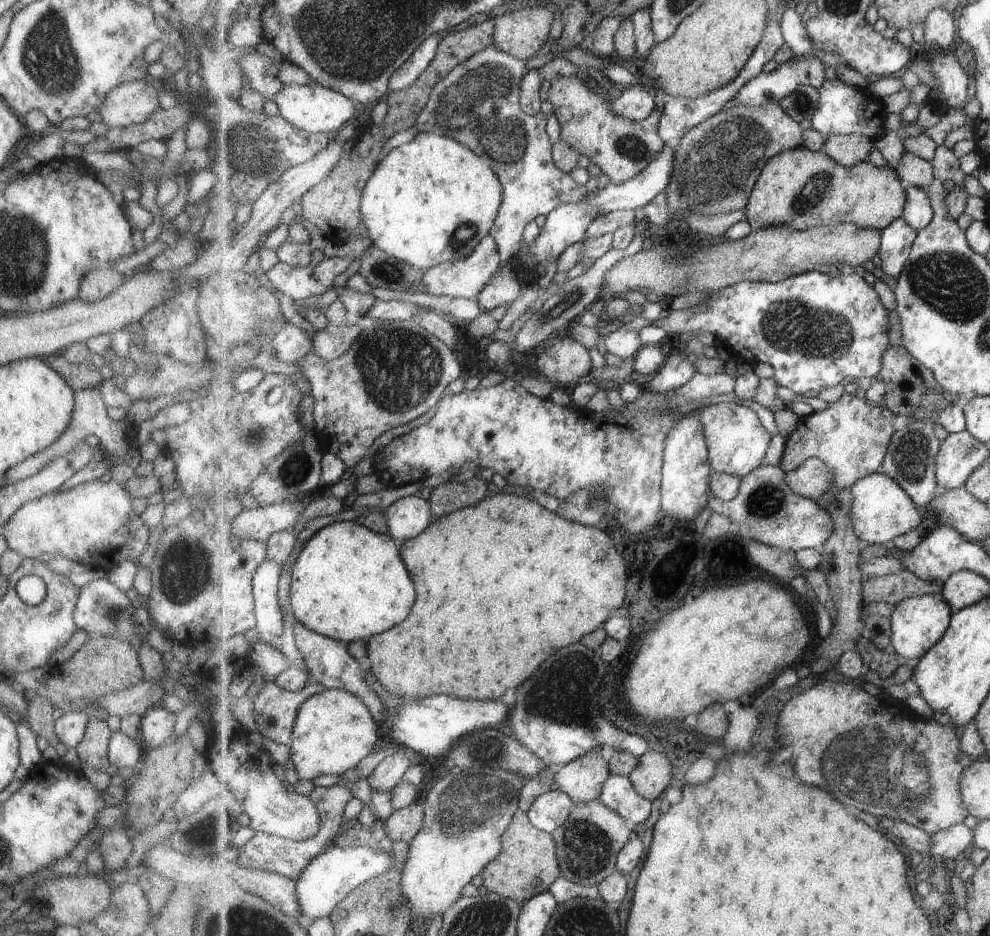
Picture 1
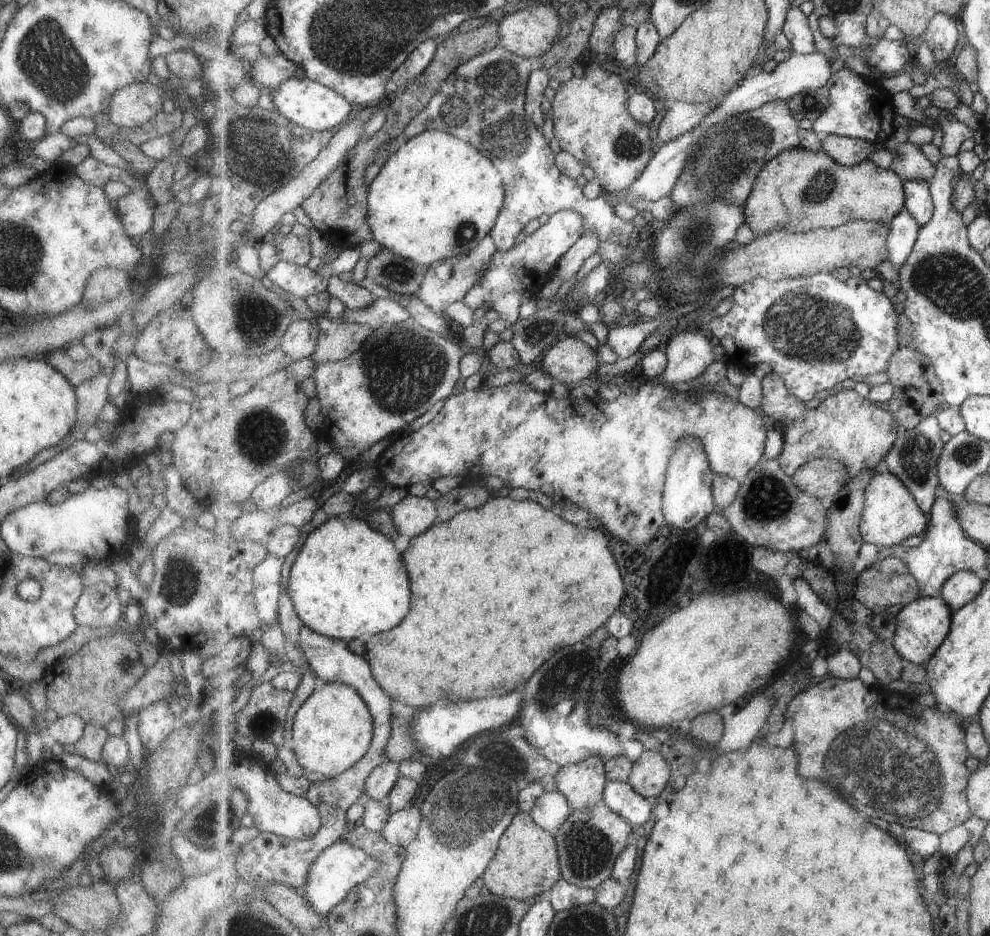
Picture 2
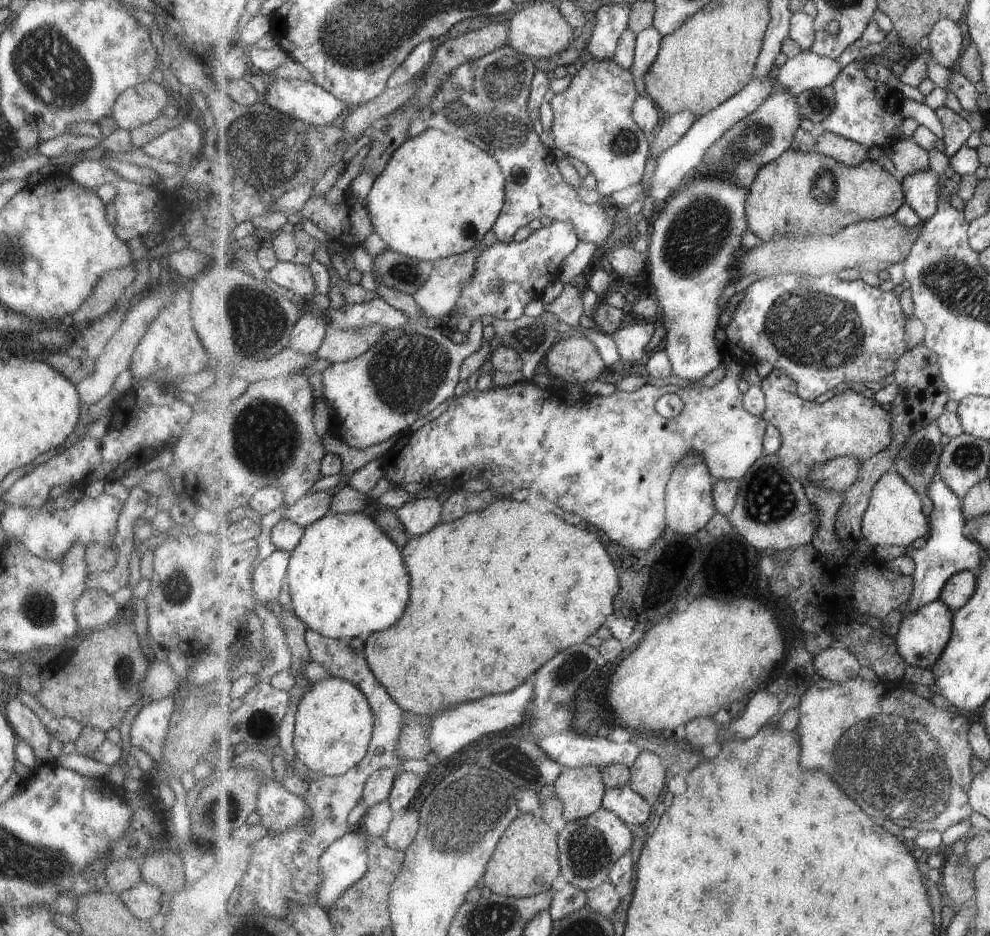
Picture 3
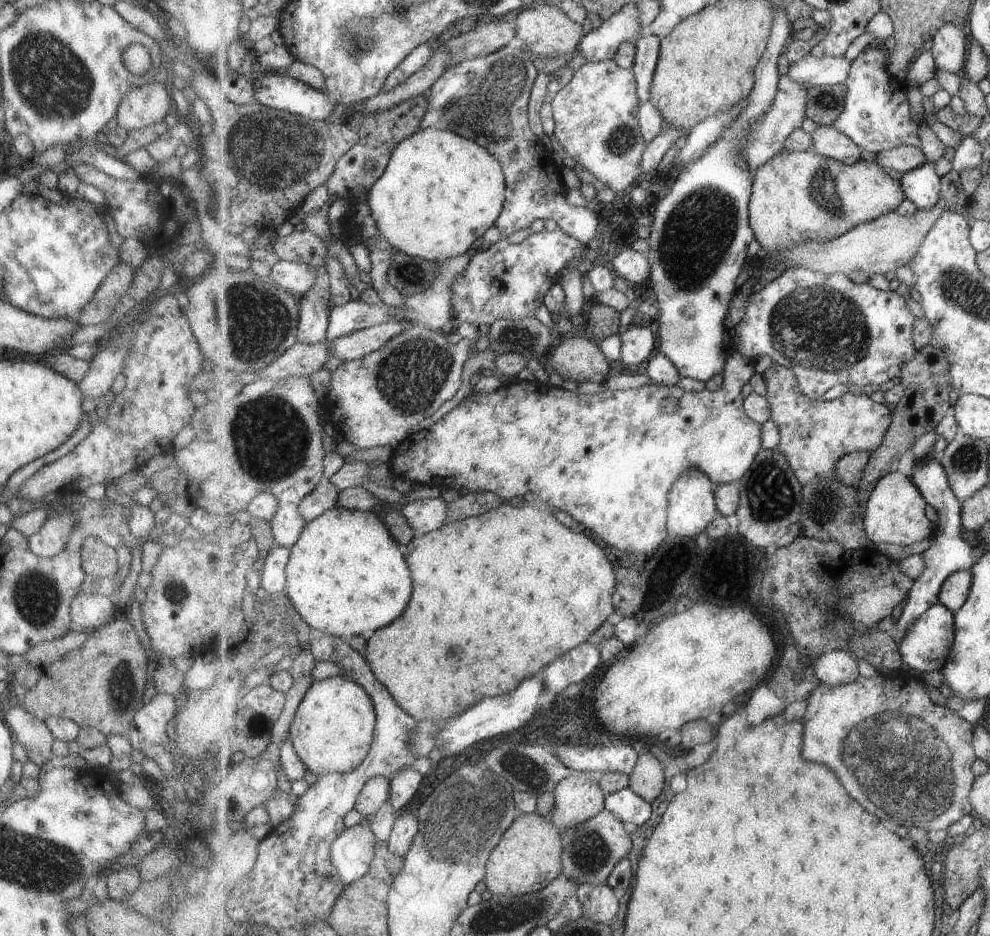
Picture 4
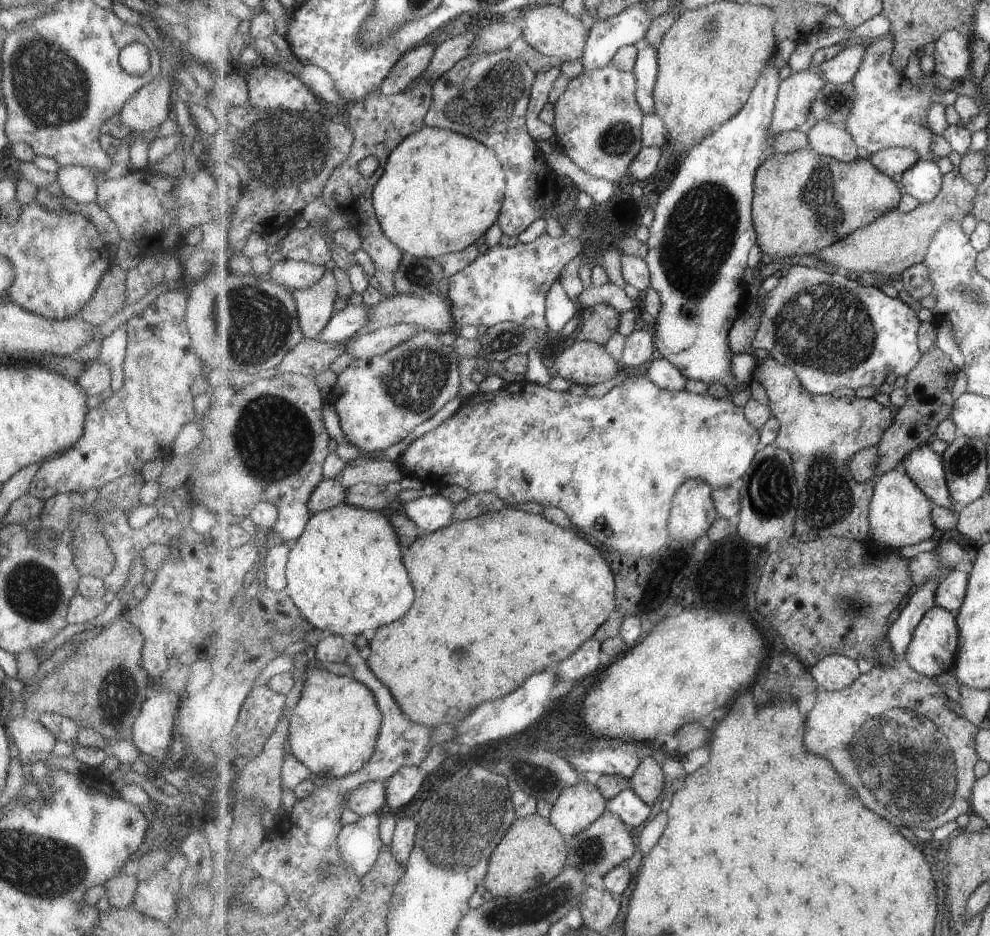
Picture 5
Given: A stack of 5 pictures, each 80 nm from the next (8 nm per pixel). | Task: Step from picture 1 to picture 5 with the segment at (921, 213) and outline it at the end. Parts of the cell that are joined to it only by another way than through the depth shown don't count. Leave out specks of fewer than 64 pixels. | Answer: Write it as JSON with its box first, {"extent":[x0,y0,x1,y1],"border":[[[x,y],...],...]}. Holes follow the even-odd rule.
{"extent":[901,159,944,203],"border":[[[919,159],[915,166],[903,174],[901,189],[922,203],[928,203],[942,192],[943,179],[944,174],[937,161]]]}

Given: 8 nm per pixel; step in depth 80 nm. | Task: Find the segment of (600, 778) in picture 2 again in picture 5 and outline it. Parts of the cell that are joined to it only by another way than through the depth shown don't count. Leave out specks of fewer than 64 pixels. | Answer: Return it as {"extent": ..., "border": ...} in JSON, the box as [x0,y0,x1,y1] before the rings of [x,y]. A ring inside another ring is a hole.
{"extent":[550,779,608,840],"border":[[[585,779],[566,788],[552,806],[550,819],[570,840],[585,832],[606,812],[608,800],[595,784]]]}

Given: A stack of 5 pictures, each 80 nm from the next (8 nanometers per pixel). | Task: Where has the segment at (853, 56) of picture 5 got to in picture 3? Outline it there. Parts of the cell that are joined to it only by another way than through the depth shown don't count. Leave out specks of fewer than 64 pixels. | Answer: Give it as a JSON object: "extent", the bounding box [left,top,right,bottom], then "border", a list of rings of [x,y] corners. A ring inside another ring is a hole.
{"extent":[776,51,845,94],"border":[[[803,51],[799,56],[788,58],[779,68],[776,84],[793,94],[833,85],[845,67],[838,59],[822,57],[813,51]]]}

